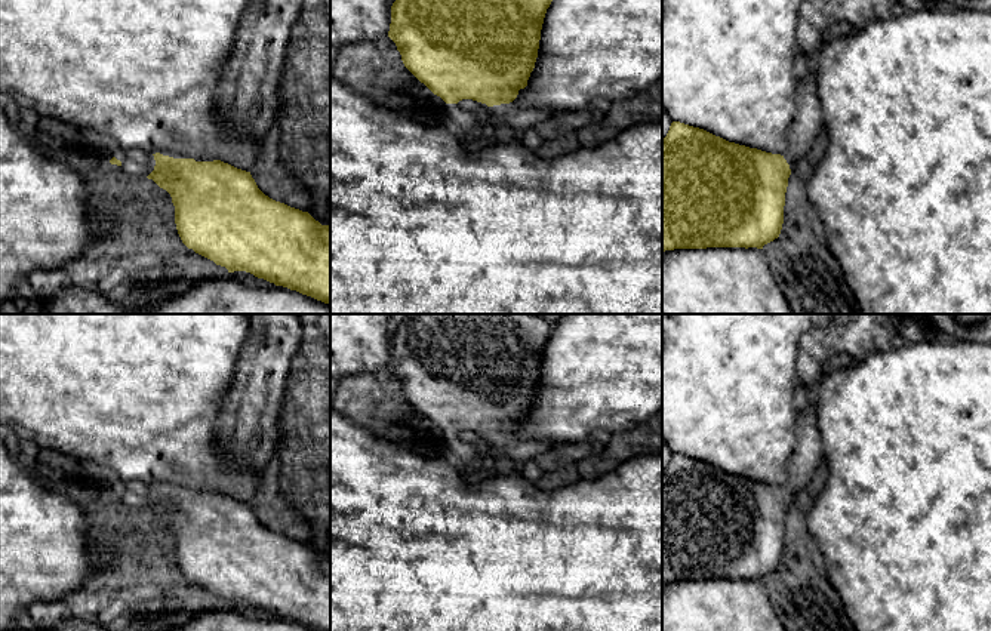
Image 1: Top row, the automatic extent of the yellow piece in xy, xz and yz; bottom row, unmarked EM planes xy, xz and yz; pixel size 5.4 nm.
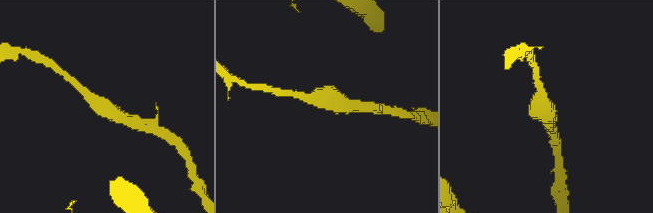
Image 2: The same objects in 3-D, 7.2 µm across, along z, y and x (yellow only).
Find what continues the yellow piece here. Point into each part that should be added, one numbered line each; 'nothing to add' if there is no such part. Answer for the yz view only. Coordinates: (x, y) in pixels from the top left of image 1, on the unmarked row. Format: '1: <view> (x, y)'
1: yz (808, 452)

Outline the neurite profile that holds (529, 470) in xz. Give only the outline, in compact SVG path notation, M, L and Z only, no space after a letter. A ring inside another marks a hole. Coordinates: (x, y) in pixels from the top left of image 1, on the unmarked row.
M535 459L524 462L518 473L530 483L536 483L544 474Z

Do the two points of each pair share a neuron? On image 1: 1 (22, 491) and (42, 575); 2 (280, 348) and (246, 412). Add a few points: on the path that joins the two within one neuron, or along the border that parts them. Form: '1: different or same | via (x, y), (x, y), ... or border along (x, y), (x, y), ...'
1: same | via (22, 511), (22, 536), (40, 554)
2: same | via (264, 365), (255, 396)

